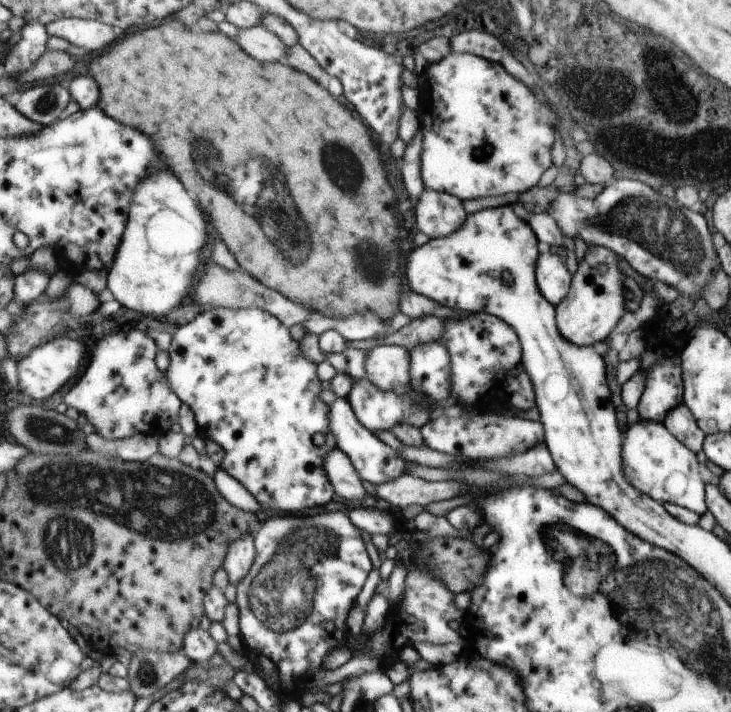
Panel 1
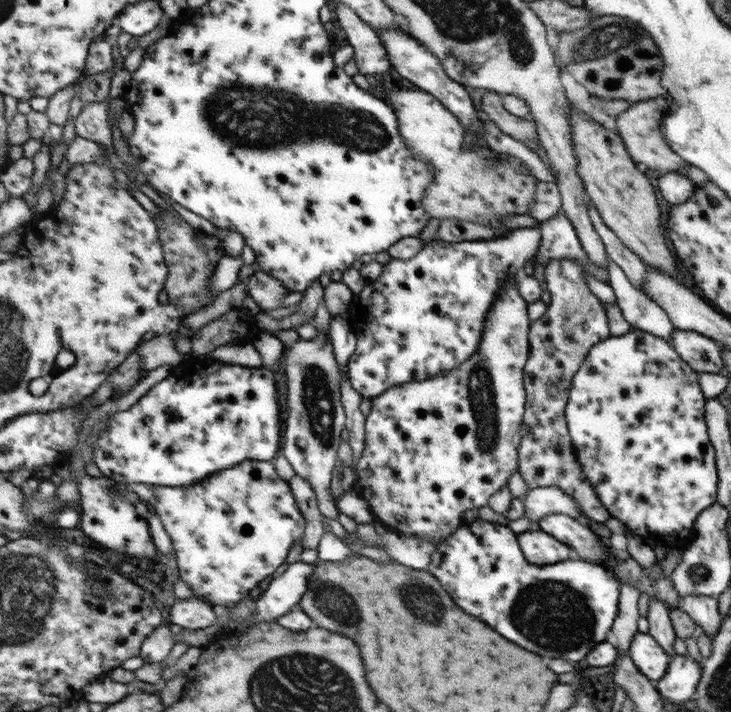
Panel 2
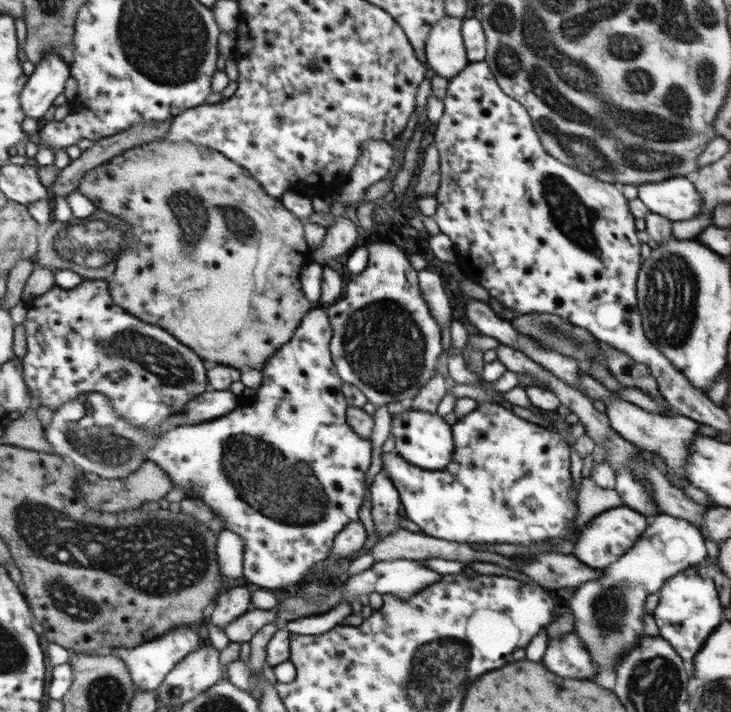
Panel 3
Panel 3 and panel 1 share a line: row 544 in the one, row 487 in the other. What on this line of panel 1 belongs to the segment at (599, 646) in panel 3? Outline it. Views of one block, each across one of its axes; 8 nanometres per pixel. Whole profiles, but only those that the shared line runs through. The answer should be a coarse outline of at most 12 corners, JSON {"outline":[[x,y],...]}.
{"outline":[[661,421],[628,425],[624,477],[662,505],[701,514],[697,456]]}

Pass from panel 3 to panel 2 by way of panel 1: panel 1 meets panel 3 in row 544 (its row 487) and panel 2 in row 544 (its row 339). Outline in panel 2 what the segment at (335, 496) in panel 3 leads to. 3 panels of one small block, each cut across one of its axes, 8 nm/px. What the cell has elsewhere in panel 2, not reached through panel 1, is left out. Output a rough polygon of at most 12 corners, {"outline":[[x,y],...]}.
{"outline":[[273,460],[155,487],[180,578],[253,599],[307,520]]}

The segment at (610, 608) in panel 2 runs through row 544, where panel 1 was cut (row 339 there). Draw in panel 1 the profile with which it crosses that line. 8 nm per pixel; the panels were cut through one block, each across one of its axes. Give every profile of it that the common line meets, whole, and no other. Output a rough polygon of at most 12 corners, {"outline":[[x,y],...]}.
{"outline":[[483,311],[443,320],[462,415],[534,406],[519,337]]}

